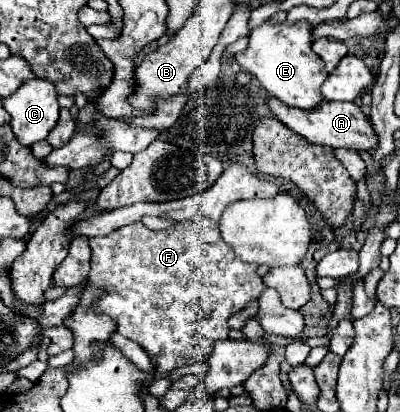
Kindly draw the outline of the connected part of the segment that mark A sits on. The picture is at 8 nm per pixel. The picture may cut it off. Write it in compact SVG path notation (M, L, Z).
M265 94L265 100L271 106L273 114L285 126L289 126L293 132L301 134L307 142L323 144L323 146L331 146L331 148L355 148L359 152L367 152L367 150L375 148L375 142L377 142L375 132L371 130L371 124L363 116L361 108L355 106L353 102L327 102L327 100L323 100L321 106L317 106L313 110L301 110L301 108L285 106L283 102L279 102L271 94Z

